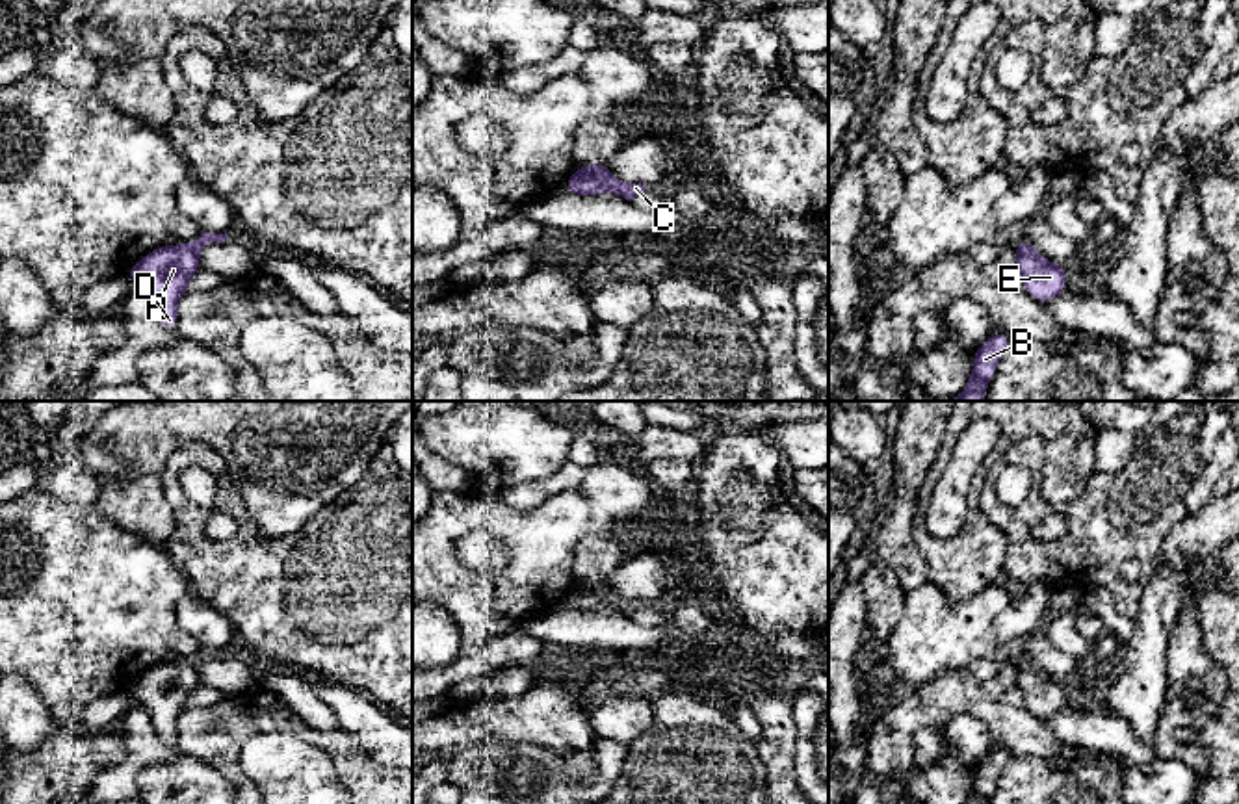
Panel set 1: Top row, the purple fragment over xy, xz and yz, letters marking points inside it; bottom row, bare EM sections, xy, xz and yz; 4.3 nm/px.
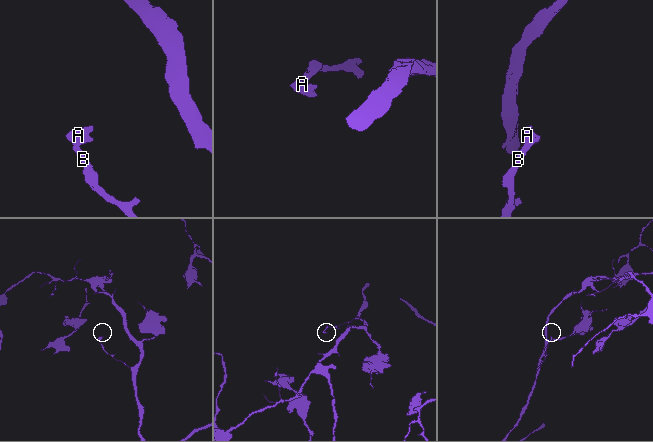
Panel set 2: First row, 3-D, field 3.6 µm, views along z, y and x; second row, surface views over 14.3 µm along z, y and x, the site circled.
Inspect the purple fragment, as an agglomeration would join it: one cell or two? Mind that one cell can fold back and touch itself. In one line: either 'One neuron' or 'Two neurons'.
One neuron

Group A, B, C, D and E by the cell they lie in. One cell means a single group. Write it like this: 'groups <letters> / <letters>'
groups A B C D E

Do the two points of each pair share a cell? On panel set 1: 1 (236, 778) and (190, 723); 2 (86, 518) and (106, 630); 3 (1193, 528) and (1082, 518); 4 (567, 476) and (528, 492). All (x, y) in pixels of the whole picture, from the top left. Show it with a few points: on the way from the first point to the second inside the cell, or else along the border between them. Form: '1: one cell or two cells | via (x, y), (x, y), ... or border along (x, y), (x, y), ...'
1: one cell | via (229, 765), (203, 736)
2: one cell | via (86, 546), (86, 602)
3: two cells | border along (1187, 513), (1161, 543), (1160, 563)
4: one cell | via (558, 481), (537, 492)

